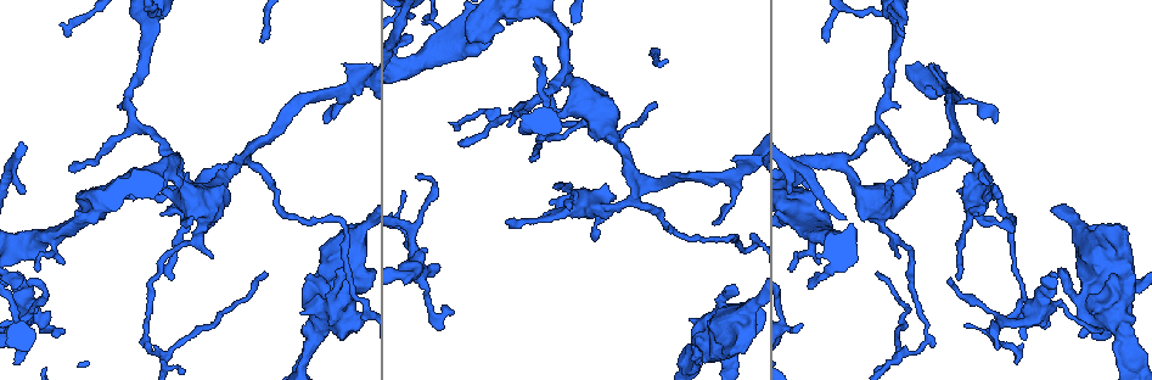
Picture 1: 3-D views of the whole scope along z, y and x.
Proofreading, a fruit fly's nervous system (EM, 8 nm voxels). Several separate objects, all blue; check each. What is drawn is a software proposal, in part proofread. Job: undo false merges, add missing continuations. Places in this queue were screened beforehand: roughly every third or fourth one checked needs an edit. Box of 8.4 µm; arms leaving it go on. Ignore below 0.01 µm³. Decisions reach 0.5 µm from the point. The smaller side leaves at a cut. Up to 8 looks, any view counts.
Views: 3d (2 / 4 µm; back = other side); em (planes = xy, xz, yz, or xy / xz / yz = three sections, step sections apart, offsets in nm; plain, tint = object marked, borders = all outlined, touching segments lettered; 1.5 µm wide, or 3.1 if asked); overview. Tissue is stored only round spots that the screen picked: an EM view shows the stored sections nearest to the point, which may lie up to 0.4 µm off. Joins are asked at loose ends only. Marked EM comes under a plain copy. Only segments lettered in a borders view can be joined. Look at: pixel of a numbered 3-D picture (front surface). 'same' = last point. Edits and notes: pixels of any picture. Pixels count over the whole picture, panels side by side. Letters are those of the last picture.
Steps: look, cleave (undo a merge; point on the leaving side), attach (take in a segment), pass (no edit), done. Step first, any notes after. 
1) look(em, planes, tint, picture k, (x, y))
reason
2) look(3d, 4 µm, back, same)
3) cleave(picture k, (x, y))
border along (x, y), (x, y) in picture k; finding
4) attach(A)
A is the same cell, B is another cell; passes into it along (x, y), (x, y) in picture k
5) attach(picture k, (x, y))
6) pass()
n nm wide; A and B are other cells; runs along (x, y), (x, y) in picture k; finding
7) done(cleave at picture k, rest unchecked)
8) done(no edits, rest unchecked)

look(em, planes, borders, picture 1, (47, 326))
abrupt turn

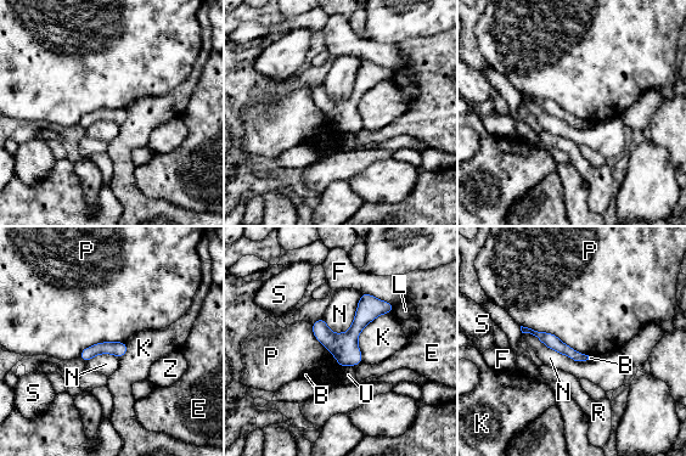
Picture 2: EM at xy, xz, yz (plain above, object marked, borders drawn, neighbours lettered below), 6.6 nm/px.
pass()
B, E, F, K, L, N, P, R, S, U and Z are other cells; continuous, no second neuron

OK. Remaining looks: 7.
look(em, planes, borders, picture 1, (1018, 362))
free end

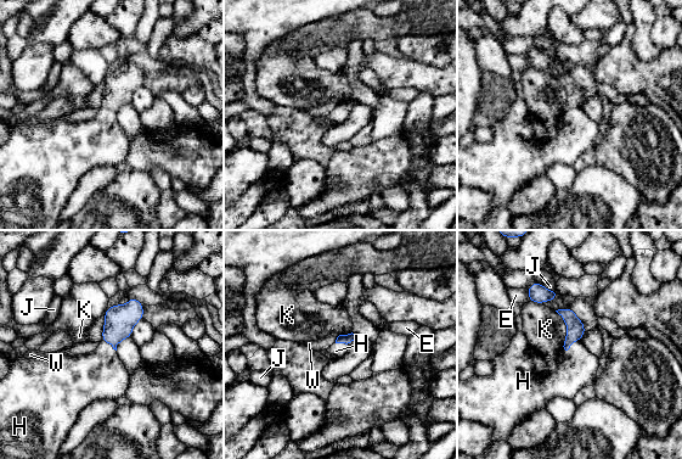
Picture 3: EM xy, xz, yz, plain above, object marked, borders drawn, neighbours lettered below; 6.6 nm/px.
pass()
K touches over 260 nm; E, H, J, K and W are other cells; border along (580, 340), (561, 352) in picture 3; no lettered segment goes on from it

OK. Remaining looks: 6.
look(em, planes, borders, picture 1, (317, 326))
sharp bend

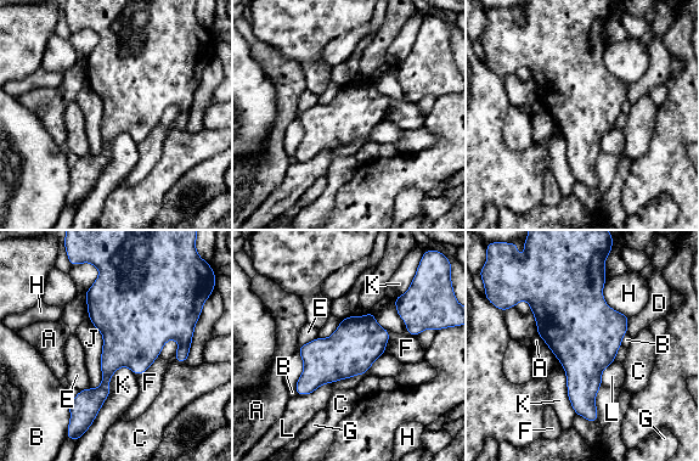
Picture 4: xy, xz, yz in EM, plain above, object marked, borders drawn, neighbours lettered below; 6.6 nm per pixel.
pass()
A, B, C, D, E, F, G, H, J, K and L are other cells; one neuron here

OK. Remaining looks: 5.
done(no edits, rest unchecked)

